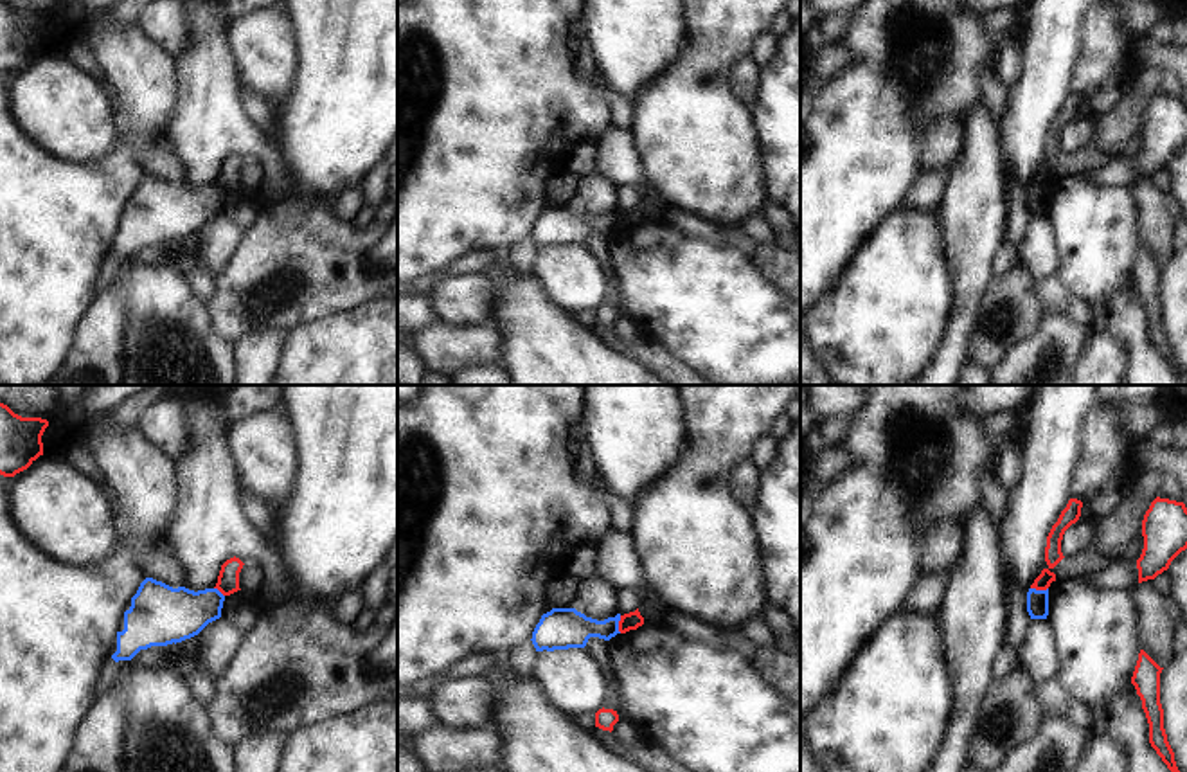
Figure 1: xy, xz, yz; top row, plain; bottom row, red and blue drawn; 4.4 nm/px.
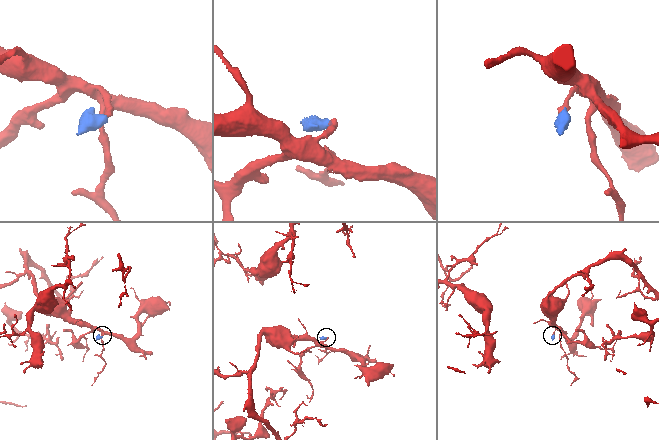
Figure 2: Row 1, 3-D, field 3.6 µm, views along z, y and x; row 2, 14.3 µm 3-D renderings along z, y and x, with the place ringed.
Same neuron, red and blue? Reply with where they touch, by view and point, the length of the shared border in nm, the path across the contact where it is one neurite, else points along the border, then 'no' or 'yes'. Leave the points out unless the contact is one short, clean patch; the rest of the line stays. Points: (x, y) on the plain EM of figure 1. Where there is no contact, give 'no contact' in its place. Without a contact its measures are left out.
meets red in xz at (619, 222); contact 80 nm long; border along xz (621, 213), (619, 229); no

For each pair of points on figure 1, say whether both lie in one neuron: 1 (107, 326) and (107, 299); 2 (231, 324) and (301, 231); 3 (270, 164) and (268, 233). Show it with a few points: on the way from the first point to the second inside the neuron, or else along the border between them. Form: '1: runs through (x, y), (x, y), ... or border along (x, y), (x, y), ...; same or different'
1: runs through (107, 319), (107, 306); same
2: runs through (243, 301), (247, 292), (285, 254); same
3: border along (285, 197), (263, 207); different

